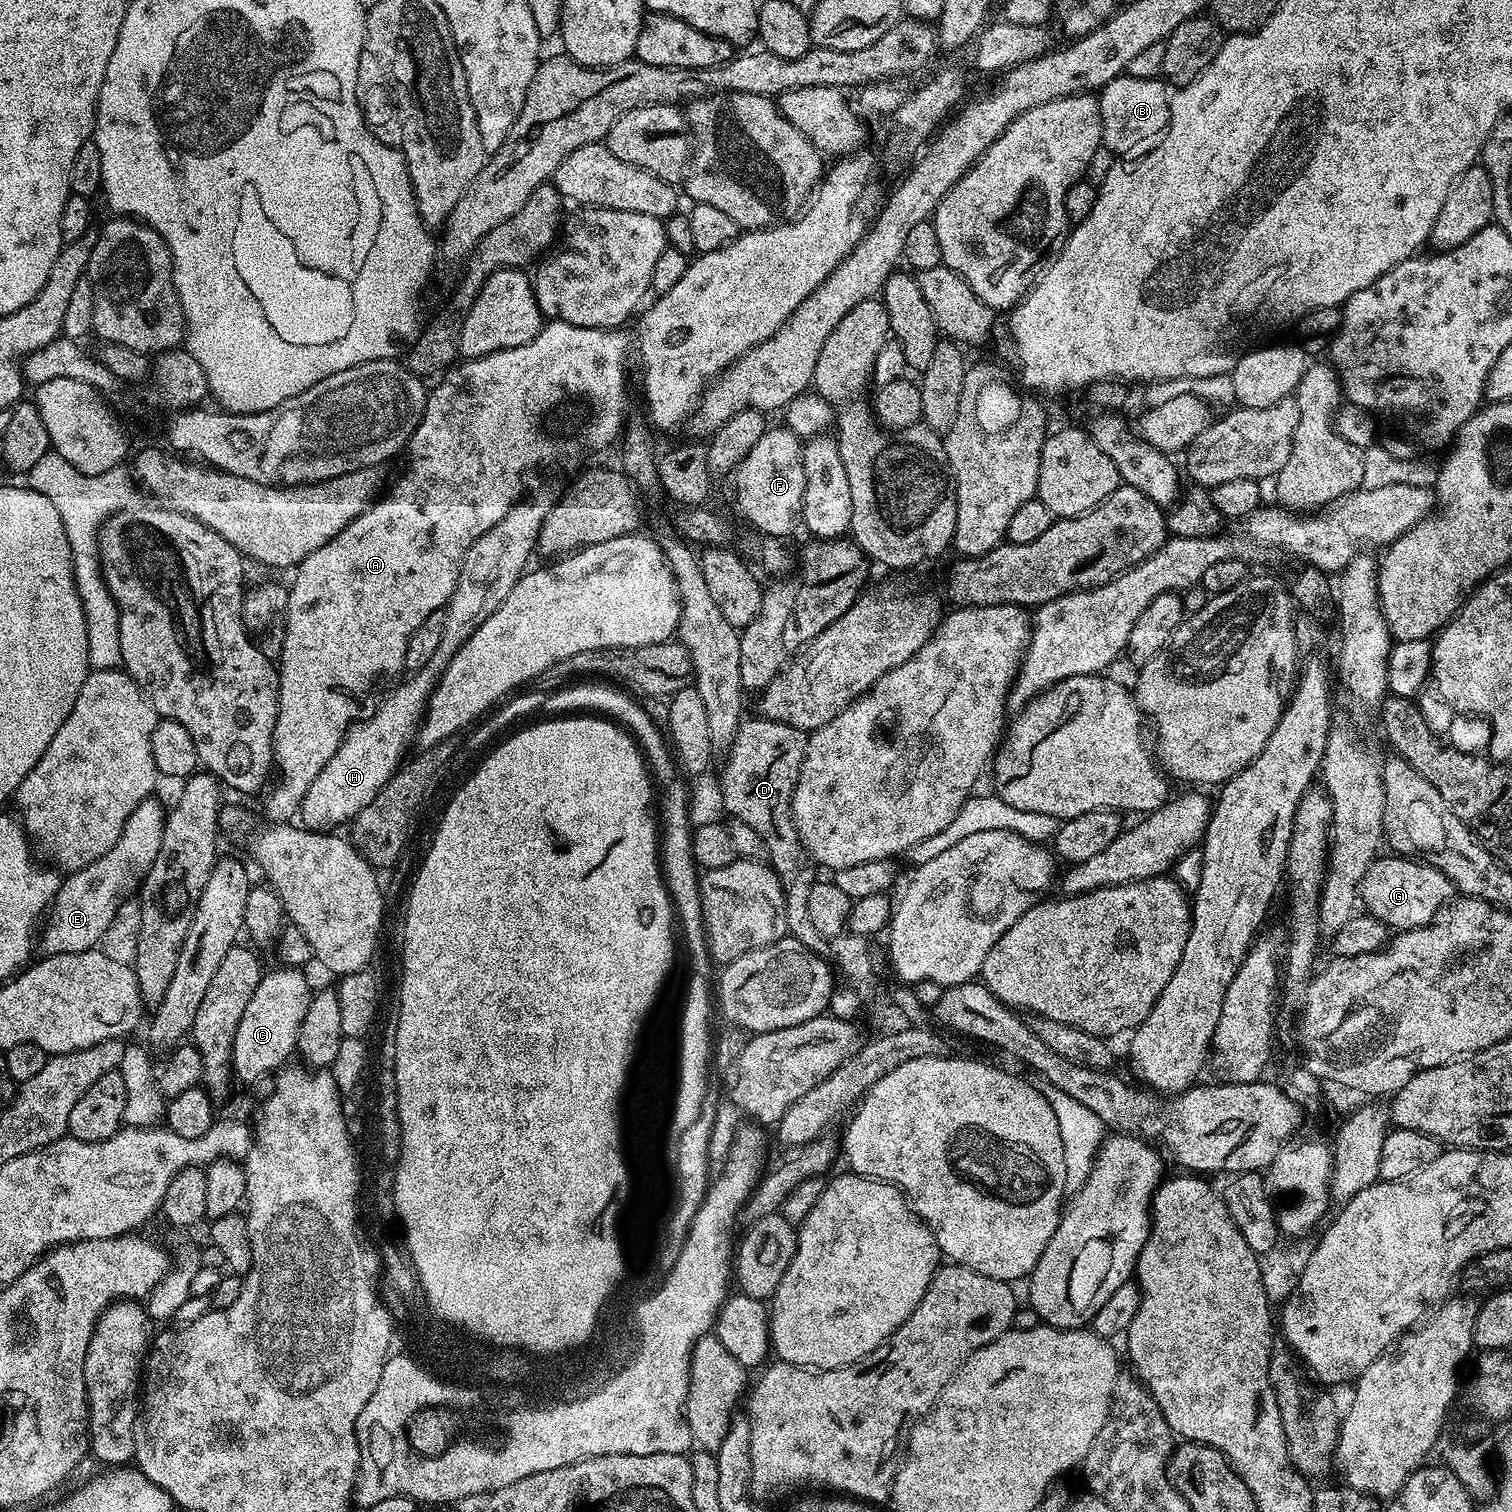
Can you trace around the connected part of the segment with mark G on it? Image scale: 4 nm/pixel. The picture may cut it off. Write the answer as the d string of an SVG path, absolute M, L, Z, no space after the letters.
M1387 855L1373 860L1360 880L1358 900L1363 911L1378 918L1392 930L1405 932L1426 926L1453 899L1454 889L1450 878L1446 878L1442 870L1419 859Z

